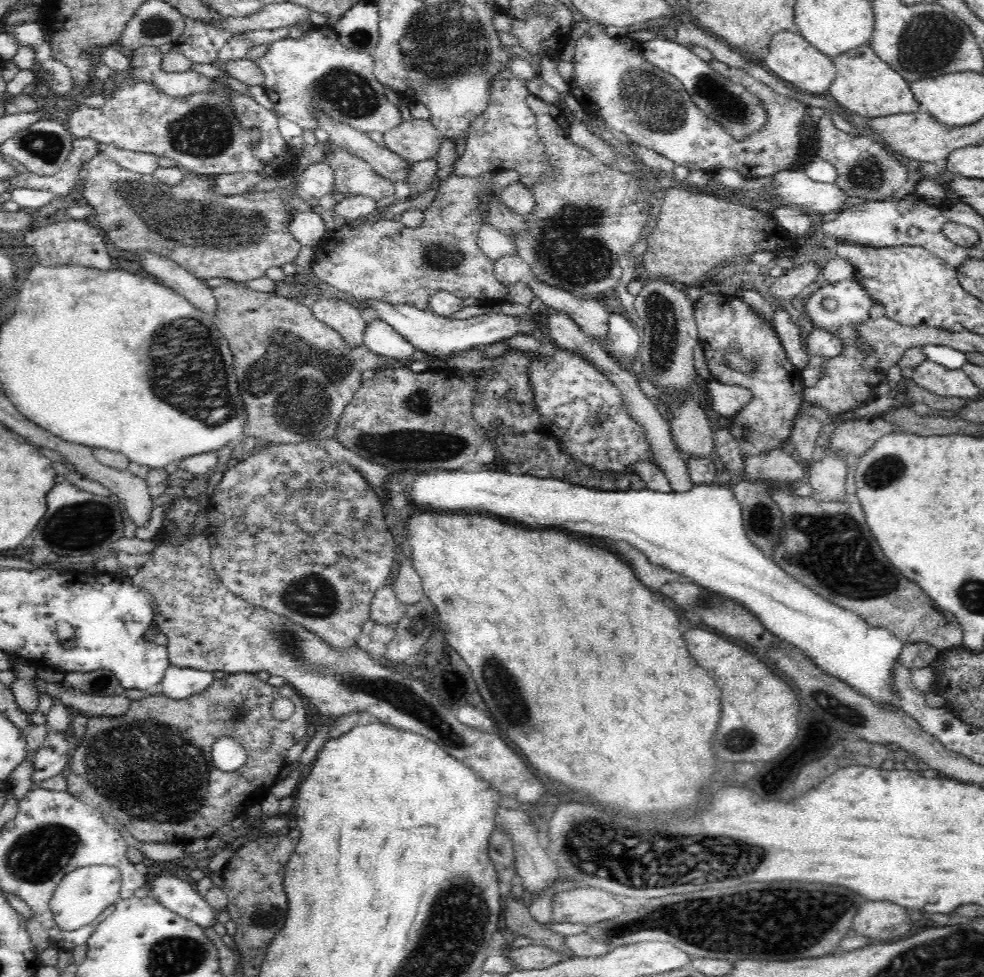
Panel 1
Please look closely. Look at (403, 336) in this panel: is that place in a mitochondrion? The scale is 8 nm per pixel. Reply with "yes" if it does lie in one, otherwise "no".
no

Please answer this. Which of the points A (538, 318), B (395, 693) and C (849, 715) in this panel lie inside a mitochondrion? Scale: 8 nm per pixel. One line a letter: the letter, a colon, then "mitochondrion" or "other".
A: other
B: mitochondrion
C: mitochondrion

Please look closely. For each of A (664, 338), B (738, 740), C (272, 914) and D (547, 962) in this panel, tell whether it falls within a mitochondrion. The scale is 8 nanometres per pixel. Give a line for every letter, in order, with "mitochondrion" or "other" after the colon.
A: mitochondrion
B: mitochondrion
C: mitochondrion
D: other

